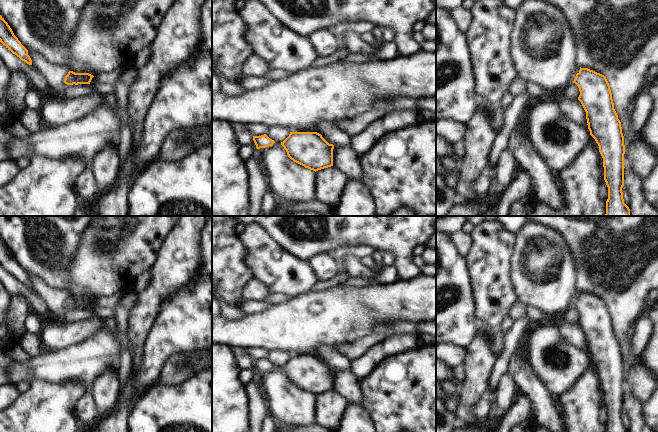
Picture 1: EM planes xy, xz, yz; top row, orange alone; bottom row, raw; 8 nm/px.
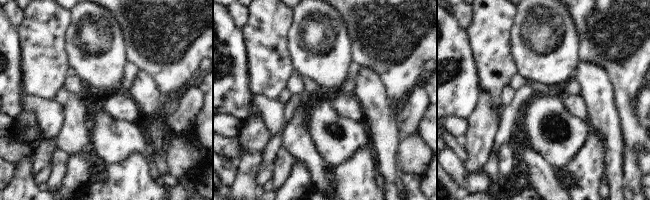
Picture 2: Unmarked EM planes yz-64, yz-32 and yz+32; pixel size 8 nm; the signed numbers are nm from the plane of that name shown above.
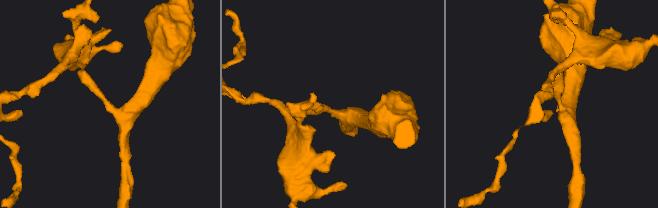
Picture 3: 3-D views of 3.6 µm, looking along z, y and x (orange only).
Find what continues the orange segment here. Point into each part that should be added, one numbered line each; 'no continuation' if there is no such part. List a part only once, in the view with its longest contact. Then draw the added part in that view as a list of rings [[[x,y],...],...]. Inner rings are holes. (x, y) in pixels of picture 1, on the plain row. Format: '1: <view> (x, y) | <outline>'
no continuation

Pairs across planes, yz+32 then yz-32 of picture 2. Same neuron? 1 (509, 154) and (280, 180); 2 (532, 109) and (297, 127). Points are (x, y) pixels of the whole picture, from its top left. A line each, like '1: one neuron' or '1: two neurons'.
1: one neuron
2: two neurons

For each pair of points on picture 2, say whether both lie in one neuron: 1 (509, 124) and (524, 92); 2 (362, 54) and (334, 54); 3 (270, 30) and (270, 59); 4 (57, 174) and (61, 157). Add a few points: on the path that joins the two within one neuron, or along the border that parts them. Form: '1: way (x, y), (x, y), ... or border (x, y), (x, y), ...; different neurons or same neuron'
1: way (510, 116), (520, 100); same neuron
2: border (347, 31), (350, 36), (350, 57), (352, 60); different neurons
3: way (268, 37), (268, 52); same neuron
4: way (58, 170), (60, 161); same neuron

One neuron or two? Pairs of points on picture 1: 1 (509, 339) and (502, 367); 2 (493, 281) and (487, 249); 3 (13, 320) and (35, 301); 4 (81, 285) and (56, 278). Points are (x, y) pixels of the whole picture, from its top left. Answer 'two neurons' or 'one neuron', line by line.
1: one neuron
2: one neuron
3: two neurons
4: two neurons

